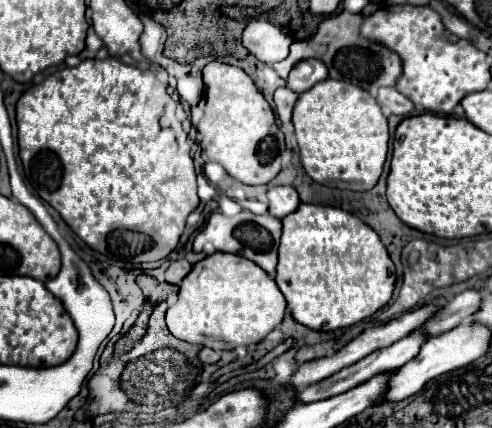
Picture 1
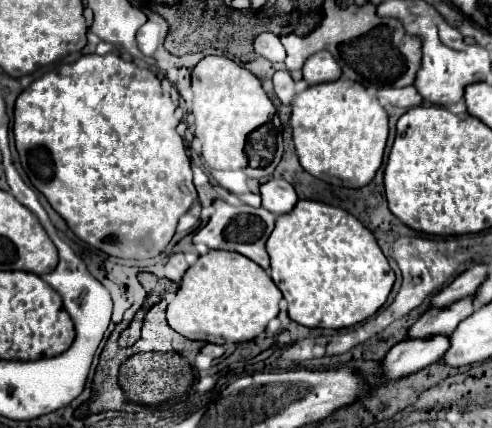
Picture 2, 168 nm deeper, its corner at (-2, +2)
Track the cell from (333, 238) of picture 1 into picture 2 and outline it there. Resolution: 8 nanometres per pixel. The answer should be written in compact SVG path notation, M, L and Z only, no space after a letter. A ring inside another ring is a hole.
M300 200L292 212L278 216L276 228L270 234L266 248L272 264L270 276L288 302L288 316L308 328L339 329L364 322L386 302L394 284L394 272L374 234L350 212L322 202Z

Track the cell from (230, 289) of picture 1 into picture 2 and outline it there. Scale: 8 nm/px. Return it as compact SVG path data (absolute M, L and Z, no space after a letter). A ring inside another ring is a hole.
M210 250L208 254L200 256L194 266L188 268L188 272L182 278L182 284L176 292L176 298L168 304L166 316L168 324L182 336L190 340L201 340L205 343L223 345L226 342L248 342L254 340L258 334L262 334L272 318L278 316L280 310L282 292L278 286L270 280L270 276L258 268L250 258L238 254L238 252L226 252L226 250Z

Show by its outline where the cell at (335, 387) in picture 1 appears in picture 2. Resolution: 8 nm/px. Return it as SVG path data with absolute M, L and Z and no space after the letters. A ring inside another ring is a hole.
M468 296L466 300L458 300L458 304L450 304L450 308L432 308L424 312L416 324L410 326L406 340L426 340L432 336L448 336L454 332L454 328L474 312L472 298Z

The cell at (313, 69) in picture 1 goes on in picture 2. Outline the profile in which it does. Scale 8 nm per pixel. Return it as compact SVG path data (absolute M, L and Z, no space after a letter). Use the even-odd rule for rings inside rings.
M318 52L312 54L304 66L302 66L302 78L312 86L318 82L330 82L340 78L342 70L338 68L338 62L330 56L330 52Z

